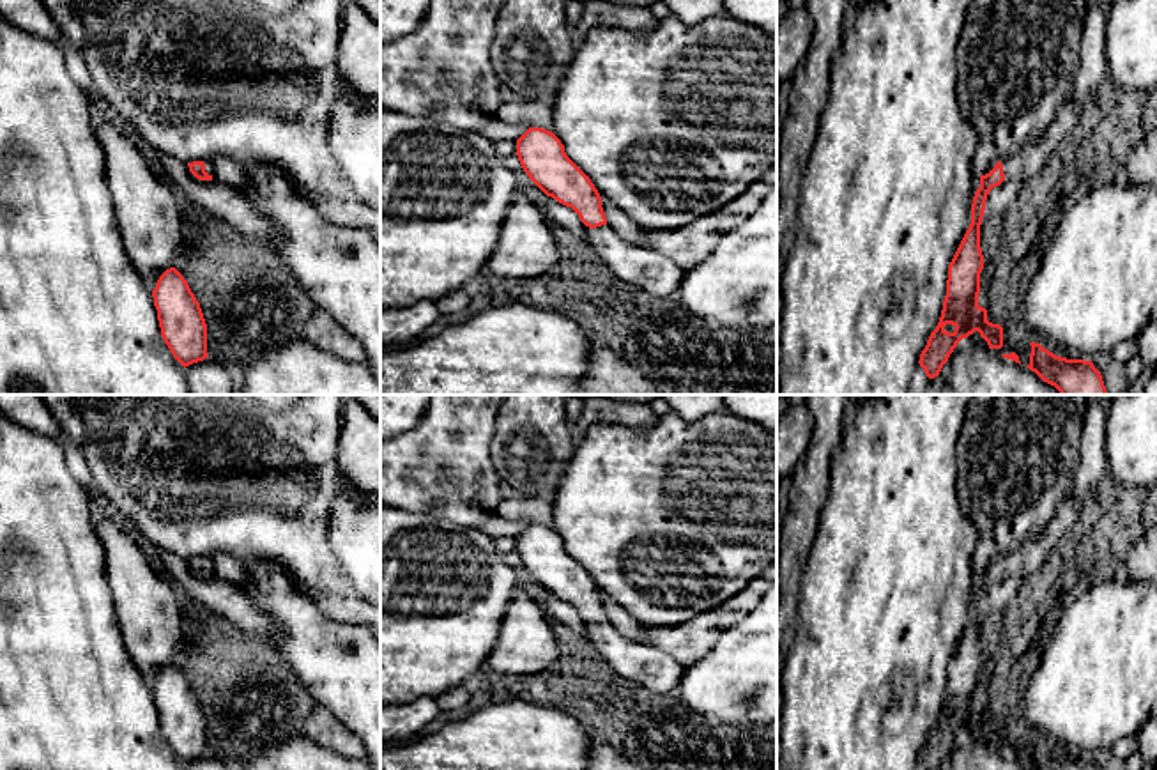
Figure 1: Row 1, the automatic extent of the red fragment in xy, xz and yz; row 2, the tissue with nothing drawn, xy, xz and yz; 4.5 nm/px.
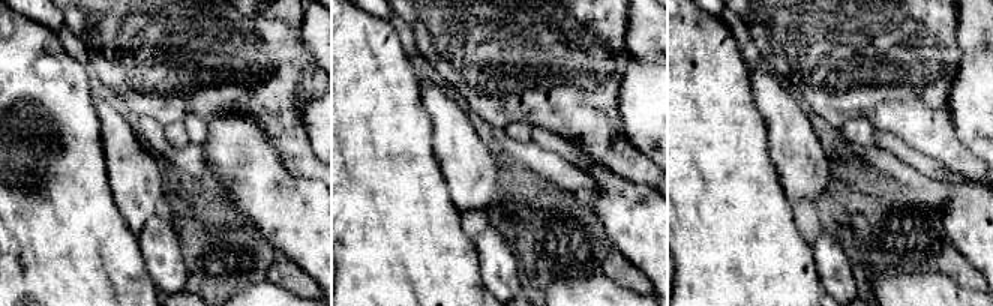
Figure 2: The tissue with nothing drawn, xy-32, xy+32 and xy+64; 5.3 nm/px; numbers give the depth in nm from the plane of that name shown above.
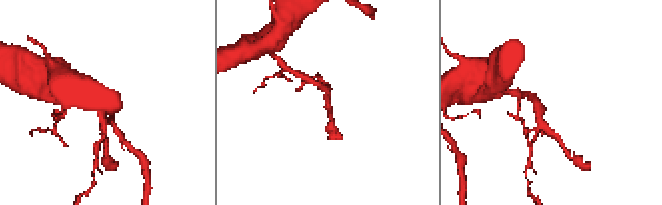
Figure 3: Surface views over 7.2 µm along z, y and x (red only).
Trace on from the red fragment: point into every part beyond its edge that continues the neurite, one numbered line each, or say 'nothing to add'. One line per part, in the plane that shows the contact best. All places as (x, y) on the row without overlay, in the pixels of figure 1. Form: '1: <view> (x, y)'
1: xz (658, 671)

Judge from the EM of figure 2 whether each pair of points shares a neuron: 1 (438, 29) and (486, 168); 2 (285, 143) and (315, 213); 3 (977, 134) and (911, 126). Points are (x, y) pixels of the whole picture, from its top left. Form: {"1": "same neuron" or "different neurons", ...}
{"1": "different neurons", "2": "different neurons", "3": "different neurons"}

